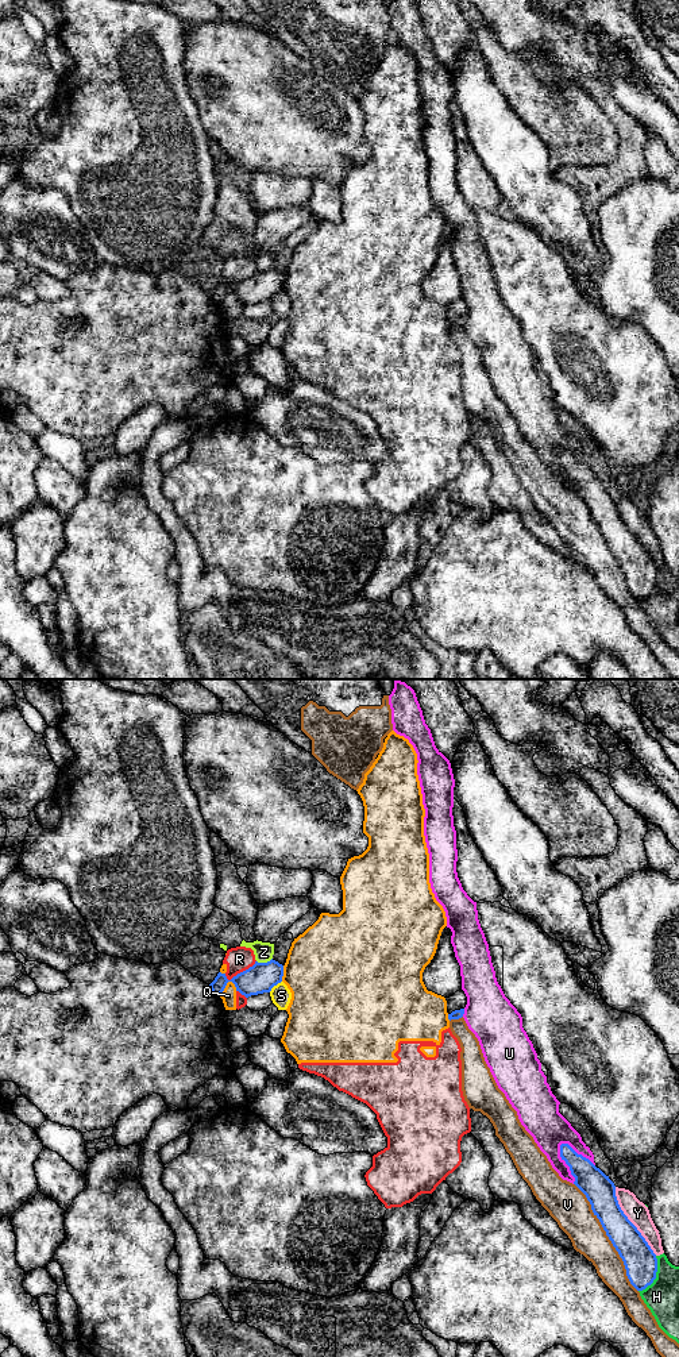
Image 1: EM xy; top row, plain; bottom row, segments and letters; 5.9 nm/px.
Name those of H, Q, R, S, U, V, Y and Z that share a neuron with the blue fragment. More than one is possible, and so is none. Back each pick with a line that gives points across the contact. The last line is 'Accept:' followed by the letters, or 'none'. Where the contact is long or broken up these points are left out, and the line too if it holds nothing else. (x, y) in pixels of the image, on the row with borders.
Accept: none

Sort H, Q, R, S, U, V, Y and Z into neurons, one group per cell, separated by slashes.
H / Q R / S / U / V / Y / Z

